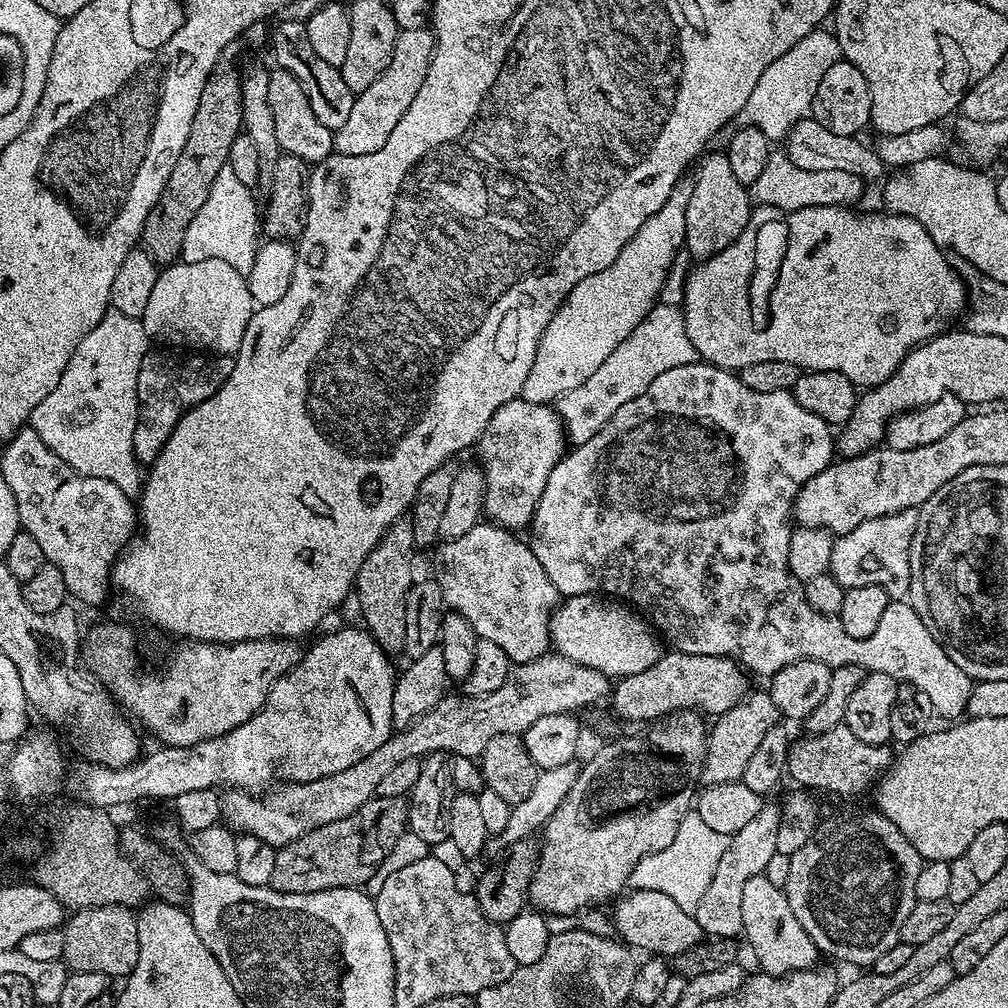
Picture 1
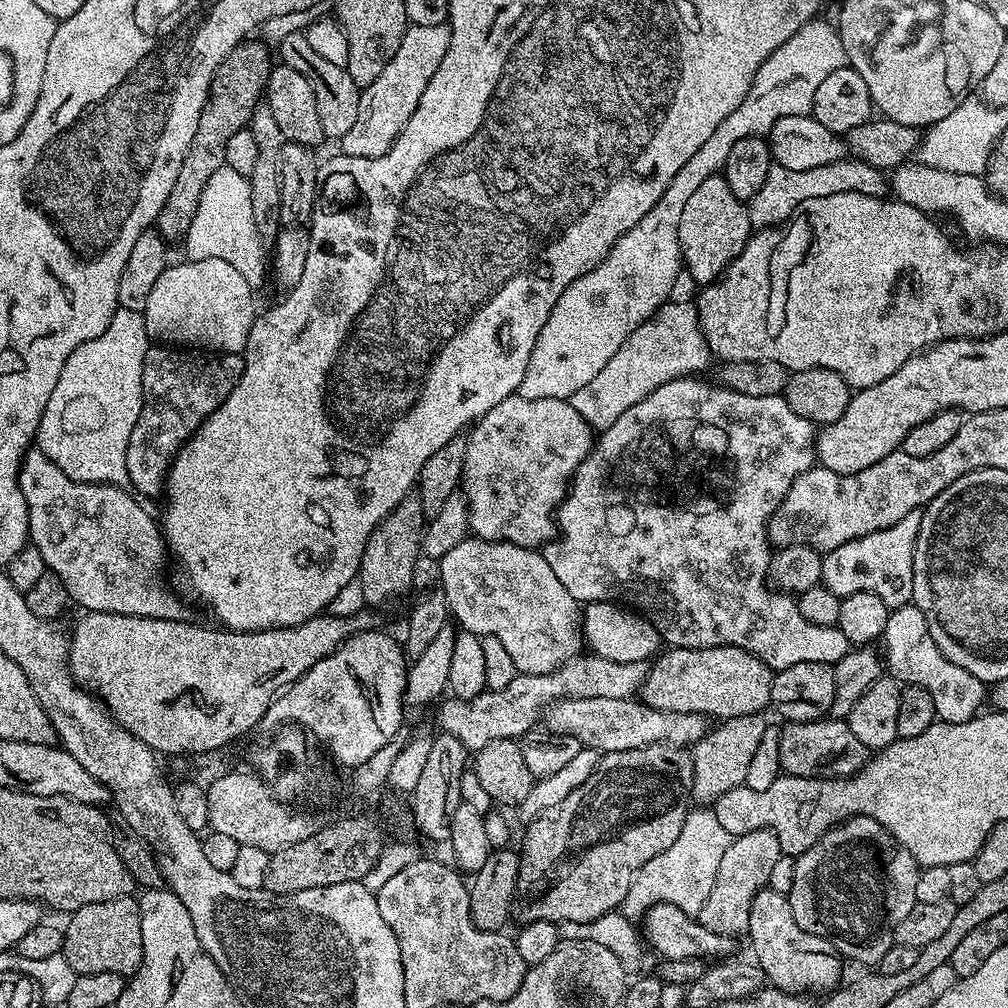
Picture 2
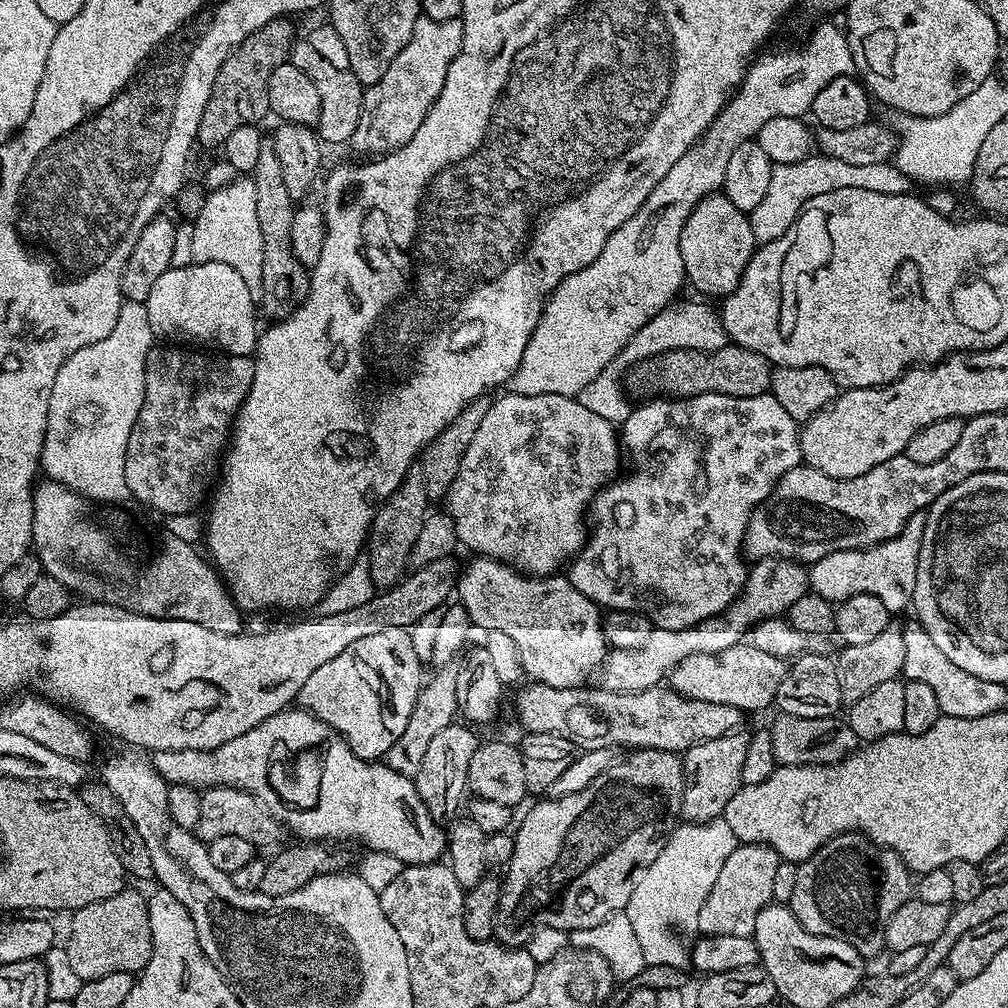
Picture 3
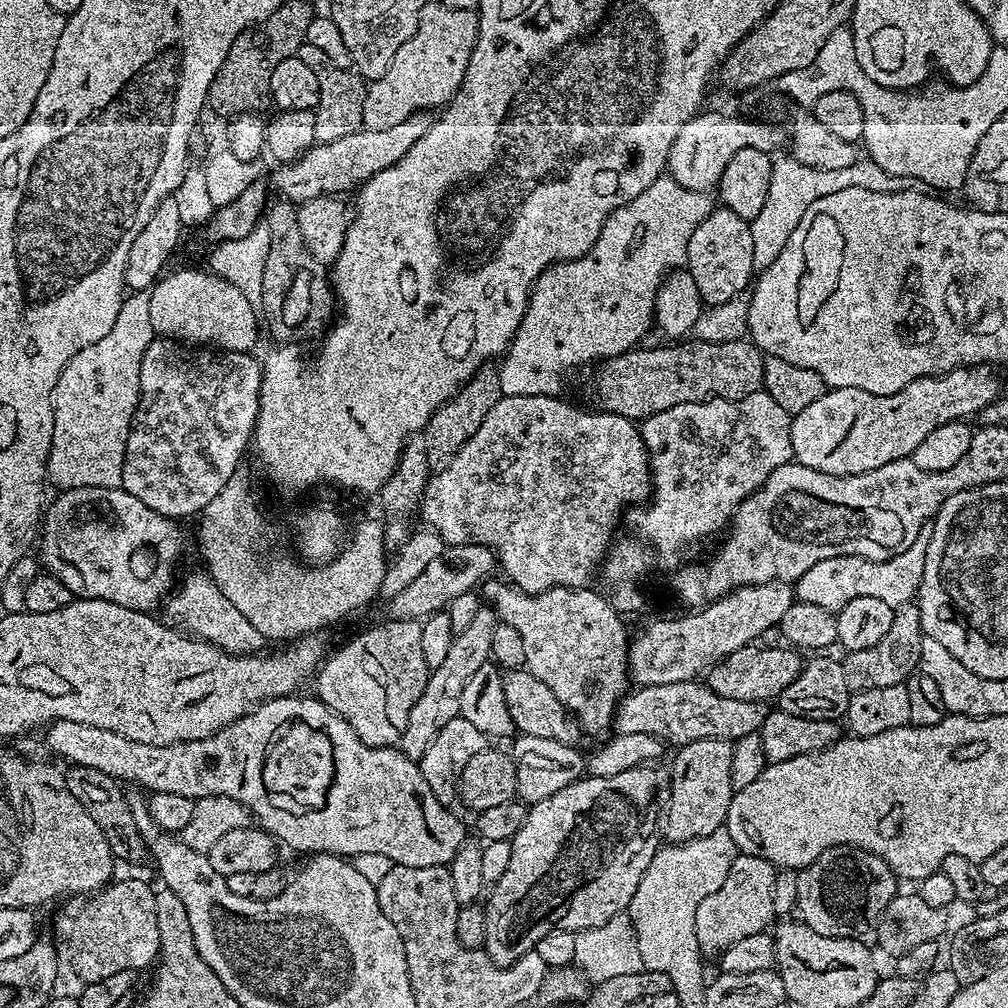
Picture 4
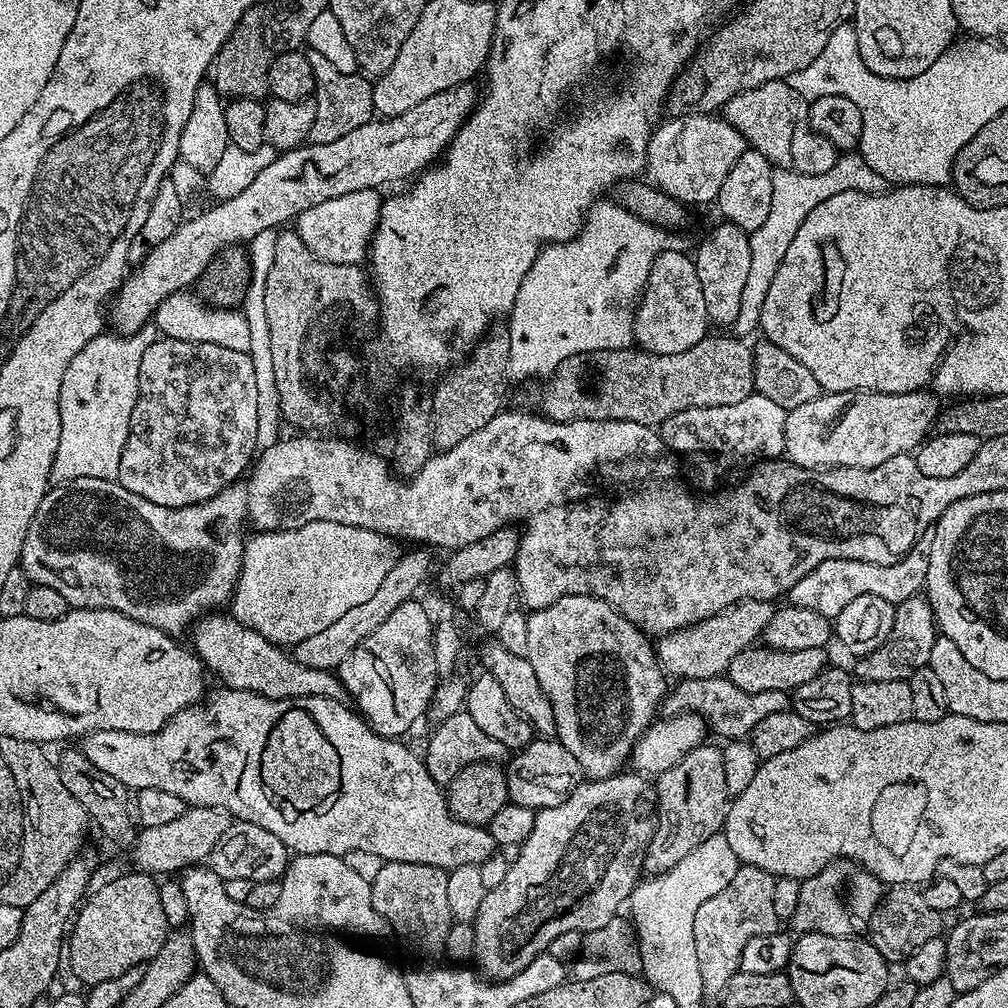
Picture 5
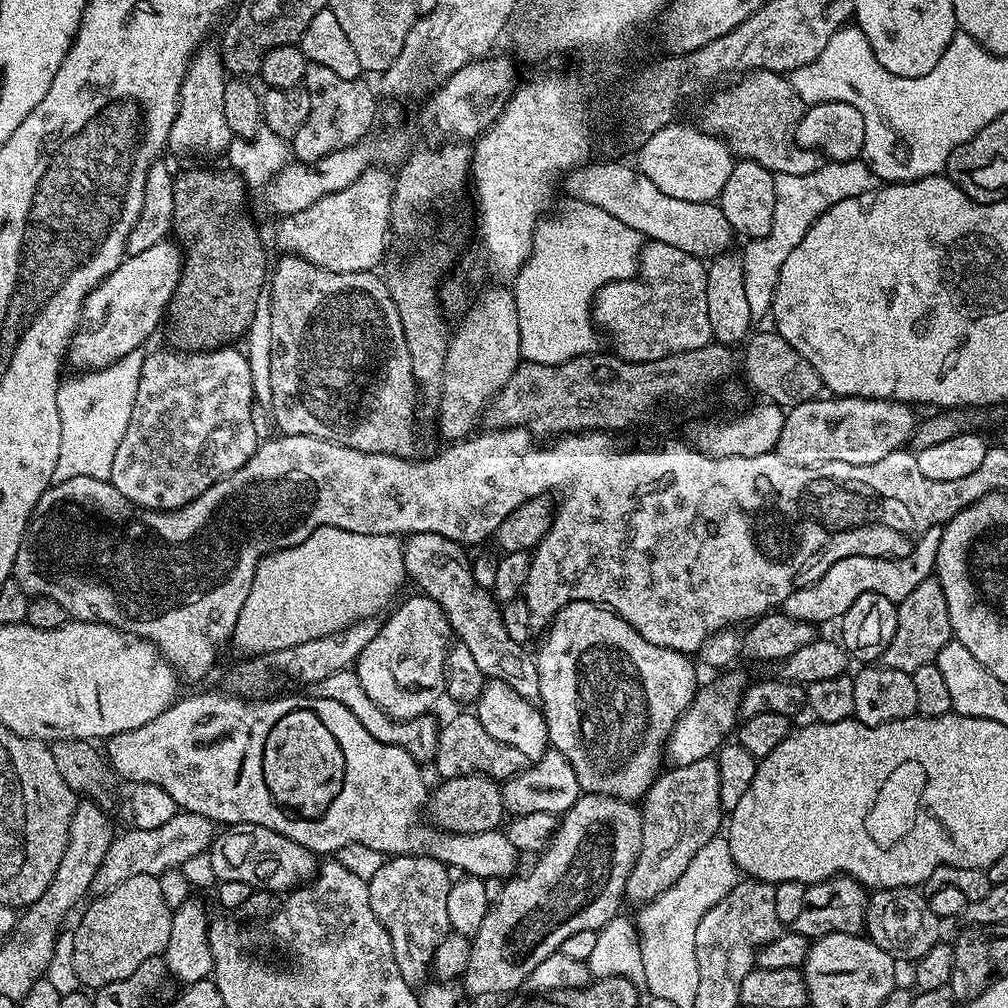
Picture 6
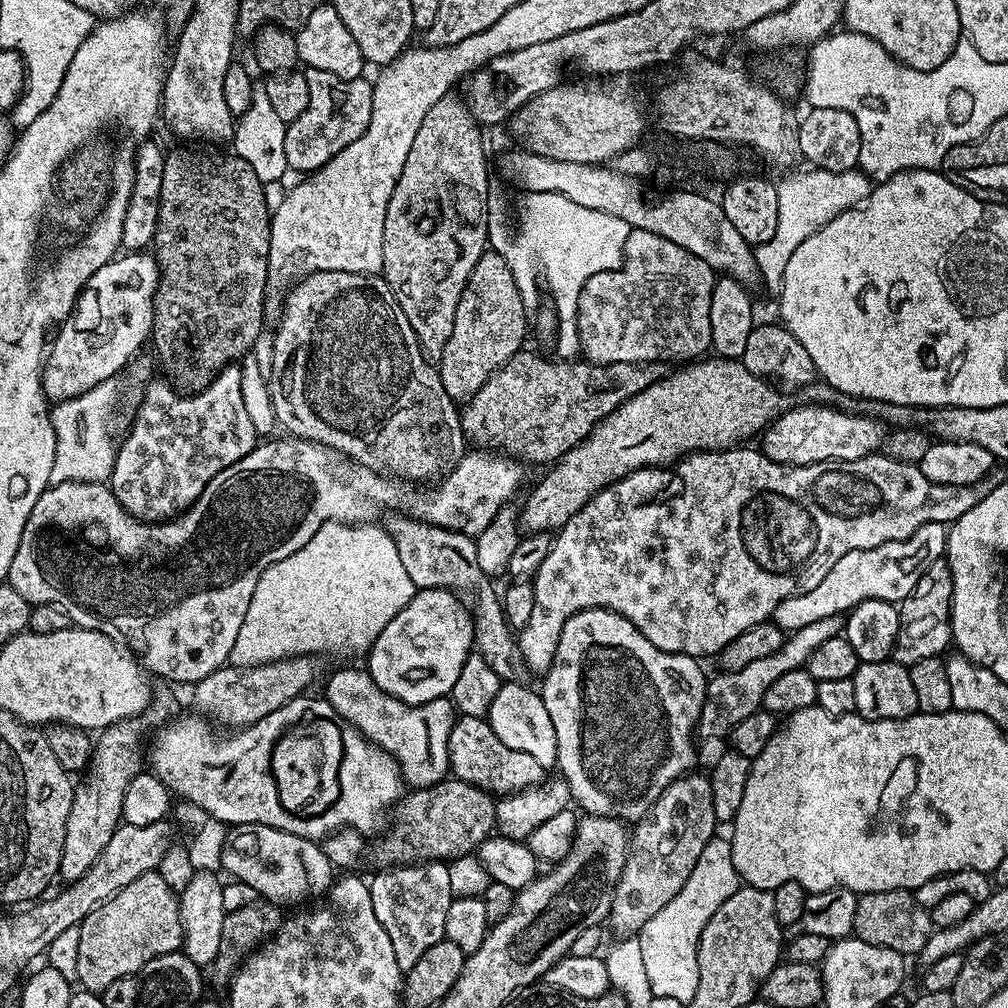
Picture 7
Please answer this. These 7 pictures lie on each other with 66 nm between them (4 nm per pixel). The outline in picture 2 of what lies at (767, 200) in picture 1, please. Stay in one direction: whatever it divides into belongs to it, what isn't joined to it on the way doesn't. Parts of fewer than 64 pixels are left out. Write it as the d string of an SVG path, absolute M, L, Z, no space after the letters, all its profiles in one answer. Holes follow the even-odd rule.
M845 158L838 162L830 162L830 166L814 166L814 170L786 170L786 166L773 163L766 174L766 182L762 182L762 190L758 190L758 194L754 194L754 198L747 201L746 207L753 229L759 230L769 226L779 226L791 220L796 208L810 198L826 198L826 194L866 194L887 197L889 192L890 184L885 173L881 169L870 166L865 160Z

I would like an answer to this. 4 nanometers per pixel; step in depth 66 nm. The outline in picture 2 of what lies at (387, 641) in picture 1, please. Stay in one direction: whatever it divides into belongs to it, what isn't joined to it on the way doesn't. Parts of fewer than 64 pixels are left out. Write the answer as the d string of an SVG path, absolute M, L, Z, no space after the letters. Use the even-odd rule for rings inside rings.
M409 494L404 497L382 522L370 534L366 542L366 550L362 554L358 583L362 586L362 598L365 605L388 604L396 600L412 584L416 576L416 559L421 559L424 543L426 517L422 510L419 495Z

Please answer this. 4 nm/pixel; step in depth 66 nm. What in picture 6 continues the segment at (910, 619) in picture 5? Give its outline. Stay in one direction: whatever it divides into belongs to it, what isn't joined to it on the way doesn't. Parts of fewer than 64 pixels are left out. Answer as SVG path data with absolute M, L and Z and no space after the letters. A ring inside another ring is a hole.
M929 578L914 586L914 590L910 590L910 594L906 594L906 598L897 603L896 613L898 626L894 630L890 646L882 657L883 667L910 674L918 670L918 666L934 664L938 658L938 650L942 650L942 646L946 646L946 642L953 639L950 614L944 591L940 589L940 581Z

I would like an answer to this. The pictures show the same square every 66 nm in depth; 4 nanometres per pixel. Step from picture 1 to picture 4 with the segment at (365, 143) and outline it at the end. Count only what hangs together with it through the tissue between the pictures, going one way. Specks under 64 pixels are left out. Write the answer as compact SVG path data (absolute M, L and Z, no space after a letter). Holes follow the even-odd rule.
M442 2L425 3L418 18L418 30L394 54L386 74L367 85L362 106L363 127L390 130L416 112L428 112L447 105L464 81L466 66L480 37L480 18L473 10L456 10Z

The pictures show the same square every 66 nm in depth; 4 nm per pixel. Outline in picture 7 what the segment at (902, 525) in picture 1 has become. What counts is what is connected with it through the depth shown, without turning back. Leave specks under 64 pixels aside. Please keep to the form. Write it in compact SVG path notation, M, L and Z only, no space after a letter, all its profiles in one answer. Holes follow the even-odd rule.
M942 524L918 526L908 540L886 542L882 546L874 546L870 550L850 550L850 554L842 554L830 574L814 586L814 590L806 590L806 594L794 594L772 611L772 623L786 634L802 630L802 626L810 626L810 622L819 622L822 618L841 617L857 608L863 600L905 600L918 586L918 578L926 569L945 555L948 546L948 528Z

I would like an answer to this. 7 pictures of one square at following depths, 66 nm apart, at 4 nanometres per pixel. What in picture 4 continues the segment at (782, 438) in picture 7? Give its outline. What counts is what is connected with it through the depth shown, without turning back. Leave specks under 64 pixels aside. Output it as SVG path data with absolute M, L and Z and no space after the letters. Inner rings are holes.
M973 364L971 368L955 368L941 376L927 376L926 378L918 378L914 382L910 382L903 388L901 392L894 394L886 394L879 396L878 394L870 394L866 390L858 390L857 388L828 388L818 398L818 402L810 402L810 406L806 406L806 410L795 413L792 416L792 429L790 430L790 442L792 443L792 454L795 463L806 466L810 470L818 470L822 474L834 474L835 476L853 476L854 474L862 474L866 470L878 470L878 466L886 466L886 462L894 462L895 460L906 460L911 457L914 450L918 450L918 445L926 439L926 434L938 430L938 426L942 426L946 422L954 422L955 420L964 420L970 418L968 416L978 414L981 409L990 406L990 402L994 402L997 396L1001 395L1000 380L995 376L993 369L986 364Z

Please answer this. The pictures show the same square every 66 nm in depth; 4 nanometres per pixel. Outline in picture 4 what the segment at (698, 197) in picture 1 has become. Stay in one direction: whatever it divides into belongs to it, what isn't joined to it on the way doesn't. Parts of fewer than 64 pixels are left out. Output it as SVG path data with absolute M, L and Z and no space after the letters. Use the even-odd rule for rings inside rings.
M723 206L713 207L712 212L690 234L686 271L698 285L698 294L705 305L725 304L737 299L744 287L754 280L754 234L747 220L738 218L734 210Z

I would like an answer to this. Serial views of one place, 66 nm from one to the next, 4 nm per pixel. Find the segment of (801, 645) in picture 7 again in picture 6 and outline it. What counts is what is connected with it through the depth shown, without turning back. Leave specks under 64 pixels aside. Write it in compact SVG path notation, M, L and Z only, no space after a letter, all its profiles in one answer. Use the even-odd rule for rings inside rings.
M736 670L725 671L705 688L703 685L692 700L692 707L680 715L666 745L666 760L669 765L690 766L690 762L698 762L707 756L715 757L725 741L731 737L728 735L731 732L733 735L740 716L740 700L744 697L746 681L744 682L742 673L732 671Z

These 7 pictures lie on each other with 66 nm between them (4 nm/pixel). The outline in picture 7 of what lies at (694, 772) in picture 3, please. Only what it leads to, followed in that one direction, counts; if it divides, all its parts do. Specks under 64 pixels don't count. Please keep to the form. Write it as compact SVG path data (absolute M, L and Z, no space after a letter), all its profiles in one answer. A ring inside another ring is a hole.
M689 774L679 776L654 802L654 806L644 815L643 818L631 829L628 842L628 853L626 854L626 866L622 866L622 878L618 878L616 889L614 890L614 902L608 911L607 923L612 924L612 928L620 938L635 937L662 910L662 906L670 903L670 898L686 886L686 878L694 874L694 865L698 862L698 857L702 850L717 835L718 821L714 814L714 800L710 795L710 782L708 776L696 776Z

